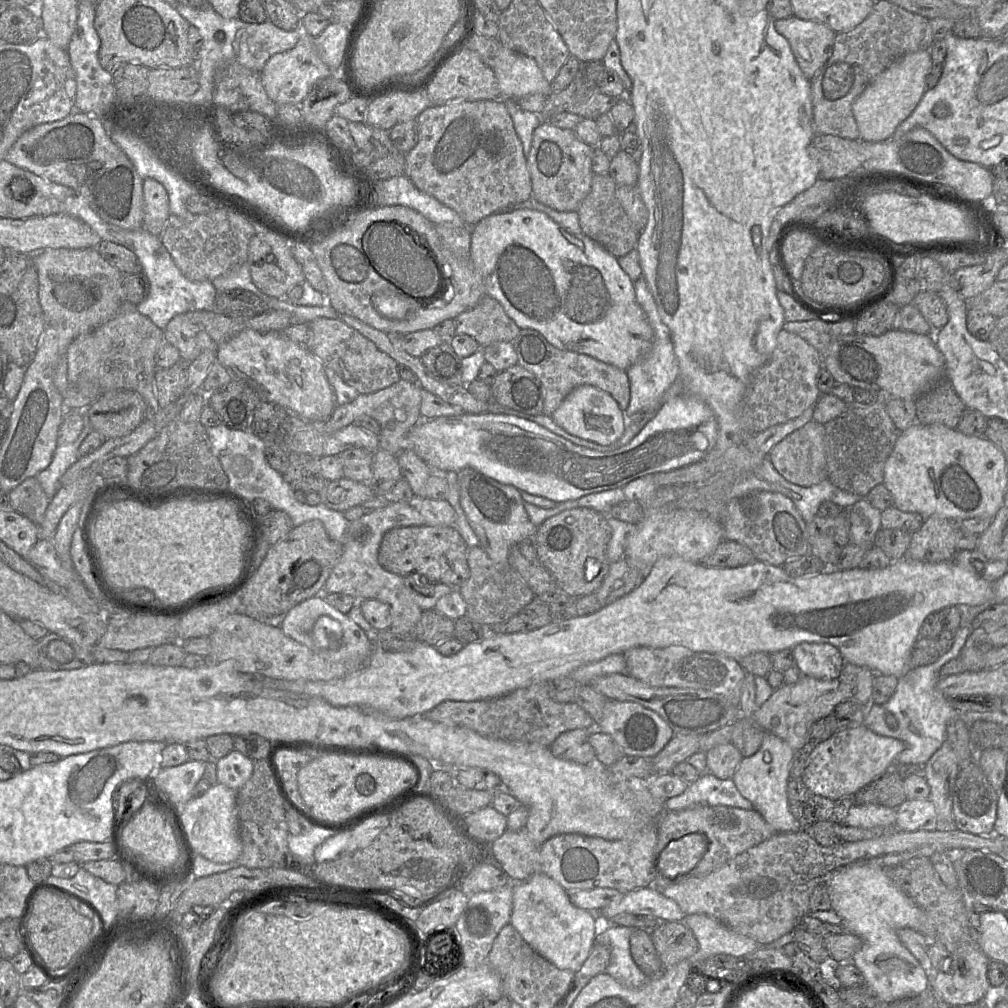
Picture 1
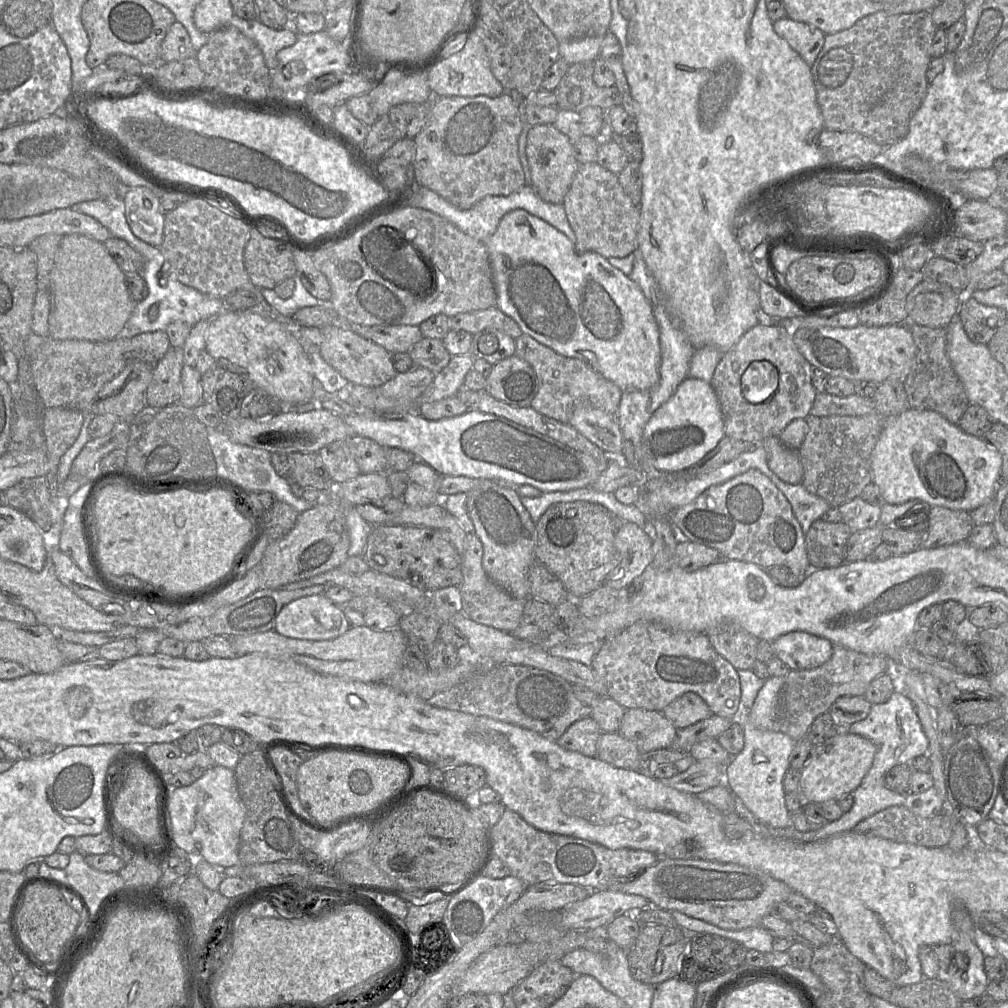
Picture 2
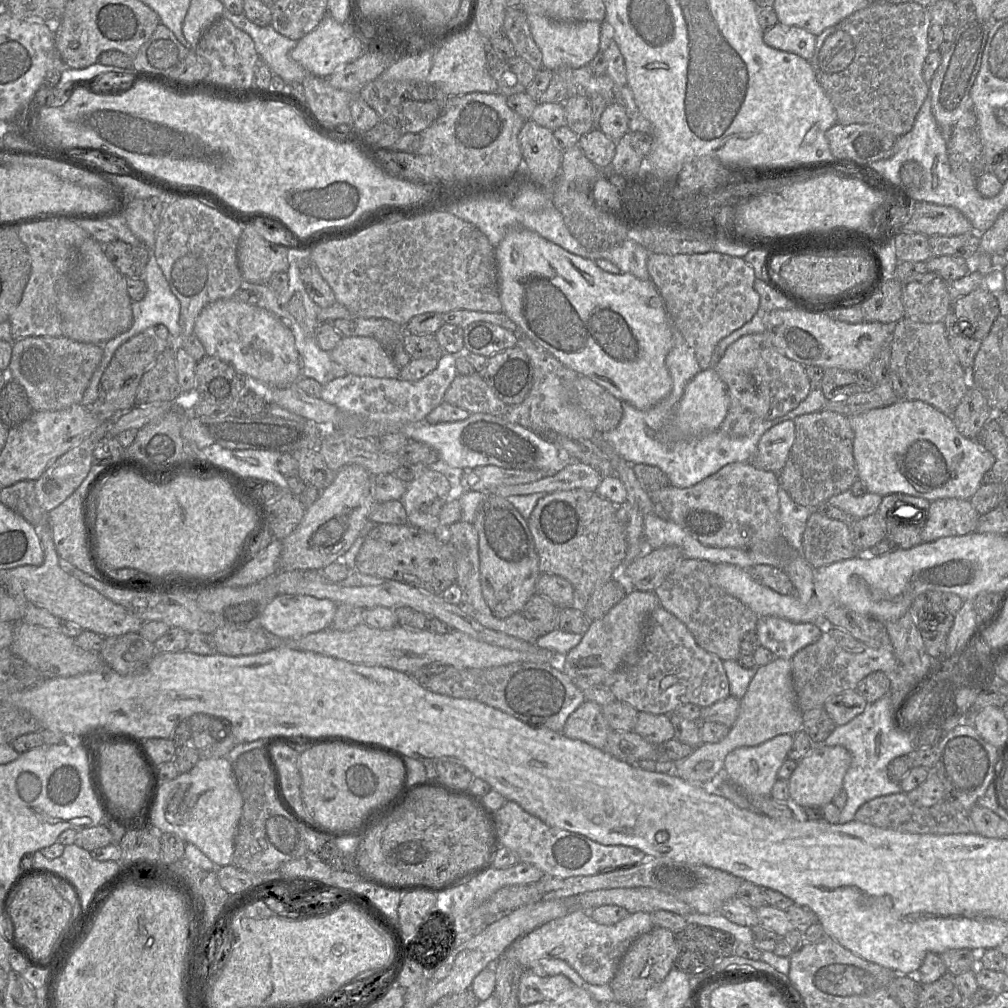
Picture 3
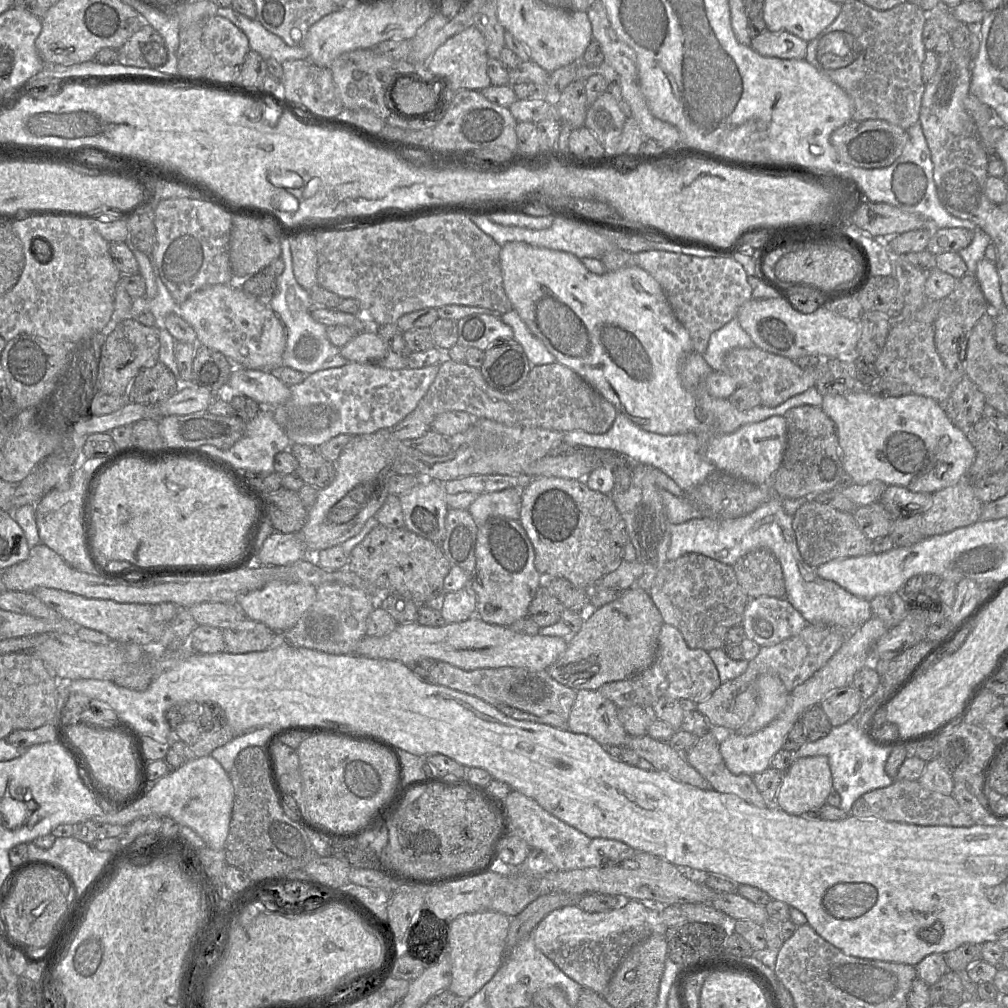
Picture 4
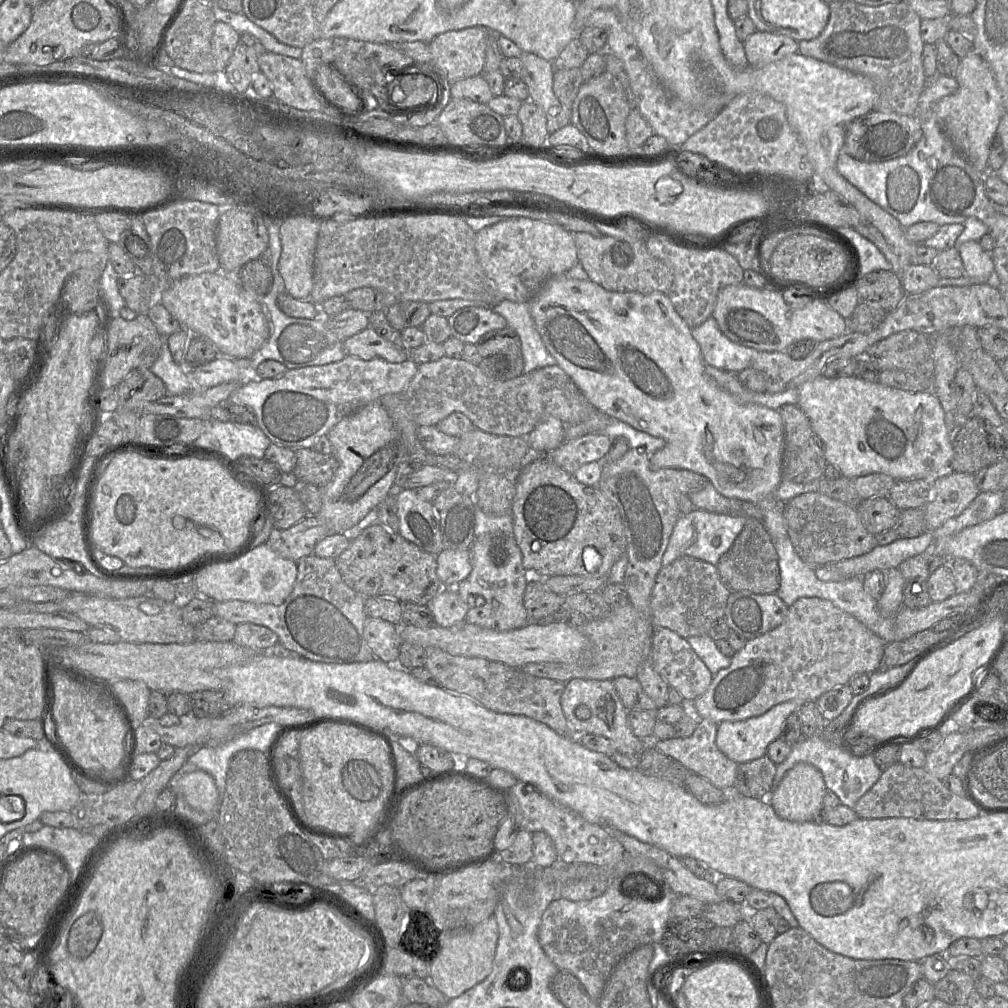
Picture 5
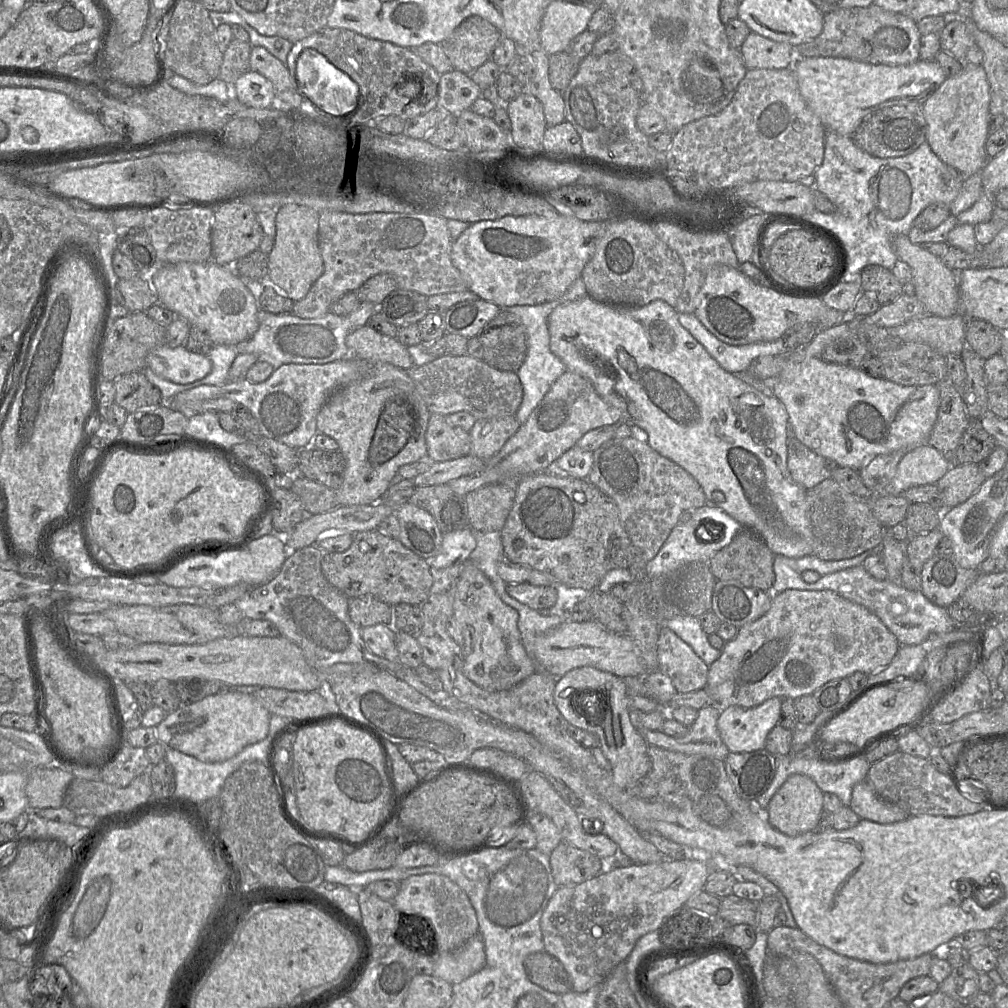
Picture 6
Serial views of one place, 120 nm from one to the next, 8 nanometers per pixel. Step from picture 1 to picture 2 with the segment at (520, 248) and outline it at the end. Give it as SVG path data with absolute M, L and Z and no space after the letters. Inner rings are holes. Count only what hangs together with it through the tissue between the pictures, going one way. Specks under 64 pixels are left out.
M515 209L506 213L500 220L493 235L483 242L486 245L492 268L493 282L497 295L497 307L519 325L522 333L531 336L539 343L562 356L576 358L585 362L603 377L619 386L622 391L646 390L657 384L661 362L660 334L652 308L640 287L623 272L613 267L607 258L595 252L577 252L575 244L562 232L523 209Z

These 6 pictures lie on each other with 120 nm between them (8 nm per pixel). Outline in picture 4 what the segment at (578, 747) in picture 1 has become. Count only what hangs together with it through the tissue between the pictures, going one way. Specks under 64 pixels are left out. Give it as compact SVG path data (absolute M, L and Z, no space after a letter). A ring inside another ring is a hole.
M579 690L568 718L569 731L584 734L602 746L610 745L609 718L616 706L598 690Z

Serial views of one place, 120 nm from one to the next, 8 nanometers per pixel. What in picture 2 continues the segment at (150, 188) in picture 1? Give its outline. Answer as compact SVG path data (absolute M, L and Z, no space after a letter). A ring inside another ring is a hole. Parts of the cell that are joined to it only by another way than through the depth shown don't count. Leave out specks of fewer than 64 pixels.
M137 186L126 193L123 204L133 234L160 248L164 238L165 213L158 194L147 187Z

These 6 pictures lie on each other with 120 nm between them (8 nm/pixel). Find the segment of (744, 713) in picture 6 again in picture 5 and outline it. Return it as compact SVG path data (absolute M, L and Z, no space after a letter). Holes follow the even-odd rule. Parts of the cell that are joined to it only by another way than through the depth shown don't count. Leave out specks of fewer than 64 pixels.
M789 700L773 706L762 715L739 721L723 721L718 723L716 744L718 748L736 763L749 762L766 754L768 745L779 738L782 726L787 717L801 707L805 700Z

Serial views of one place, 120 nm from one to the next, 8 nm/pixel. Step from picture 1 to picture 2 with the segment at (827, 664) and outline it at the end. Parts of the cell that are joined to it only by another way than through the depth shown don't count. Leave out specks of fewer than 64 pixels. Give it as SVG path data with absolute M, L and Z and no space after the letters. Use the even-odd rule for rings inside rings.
M803 631L789 632L772 641L775 656L790 670L821 666L832 656L833 646L831 641Z

